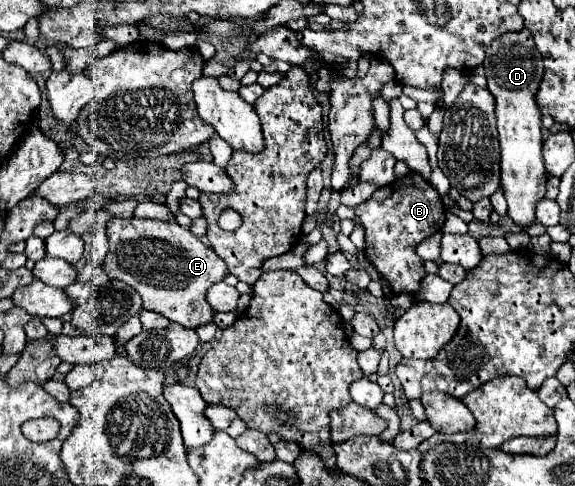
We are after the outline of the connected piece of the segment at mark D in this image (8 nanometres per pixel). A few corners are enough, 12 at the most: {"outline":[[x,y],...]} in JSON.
{"outline":[[528,29],[486,49],[508,217],[528,229],[546,195],[544,65]]}

